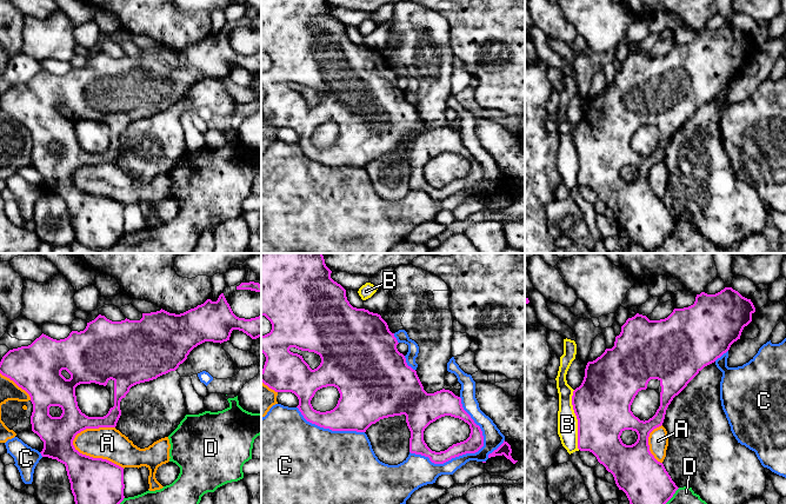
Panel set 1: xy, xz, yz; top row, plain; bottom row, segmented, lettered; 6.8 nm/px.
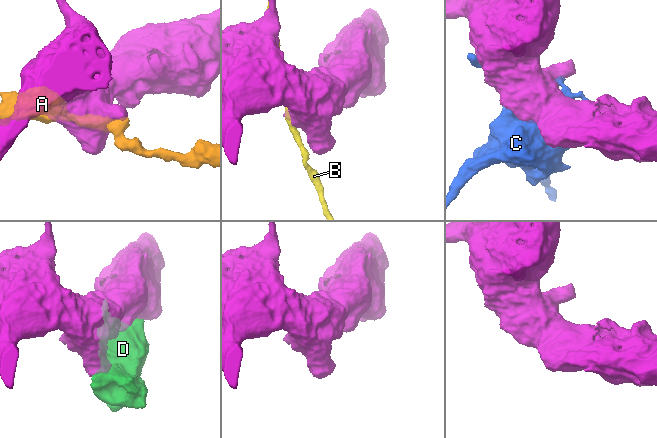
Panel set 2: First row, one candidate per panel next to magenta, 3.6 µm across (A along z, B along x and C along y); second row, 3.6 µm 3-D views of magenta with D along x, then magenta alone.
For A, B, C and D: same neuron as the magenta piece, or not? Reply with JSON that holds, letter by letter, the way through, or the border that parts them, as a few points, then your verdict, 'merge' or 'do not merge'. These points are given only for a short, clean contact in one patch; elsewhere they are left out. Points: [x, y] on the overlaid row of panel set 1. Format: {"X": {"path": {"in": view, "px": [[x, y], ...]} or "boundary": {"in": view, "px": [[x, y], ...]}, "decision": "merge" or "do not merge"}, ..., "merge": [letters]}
{"A": {"decision": "do not merge"}, "B": {"decision": "do not merge"}, "C": {"decision": "do not merge"}, "D": {"decision": "do not merge"}, "merge": []}

